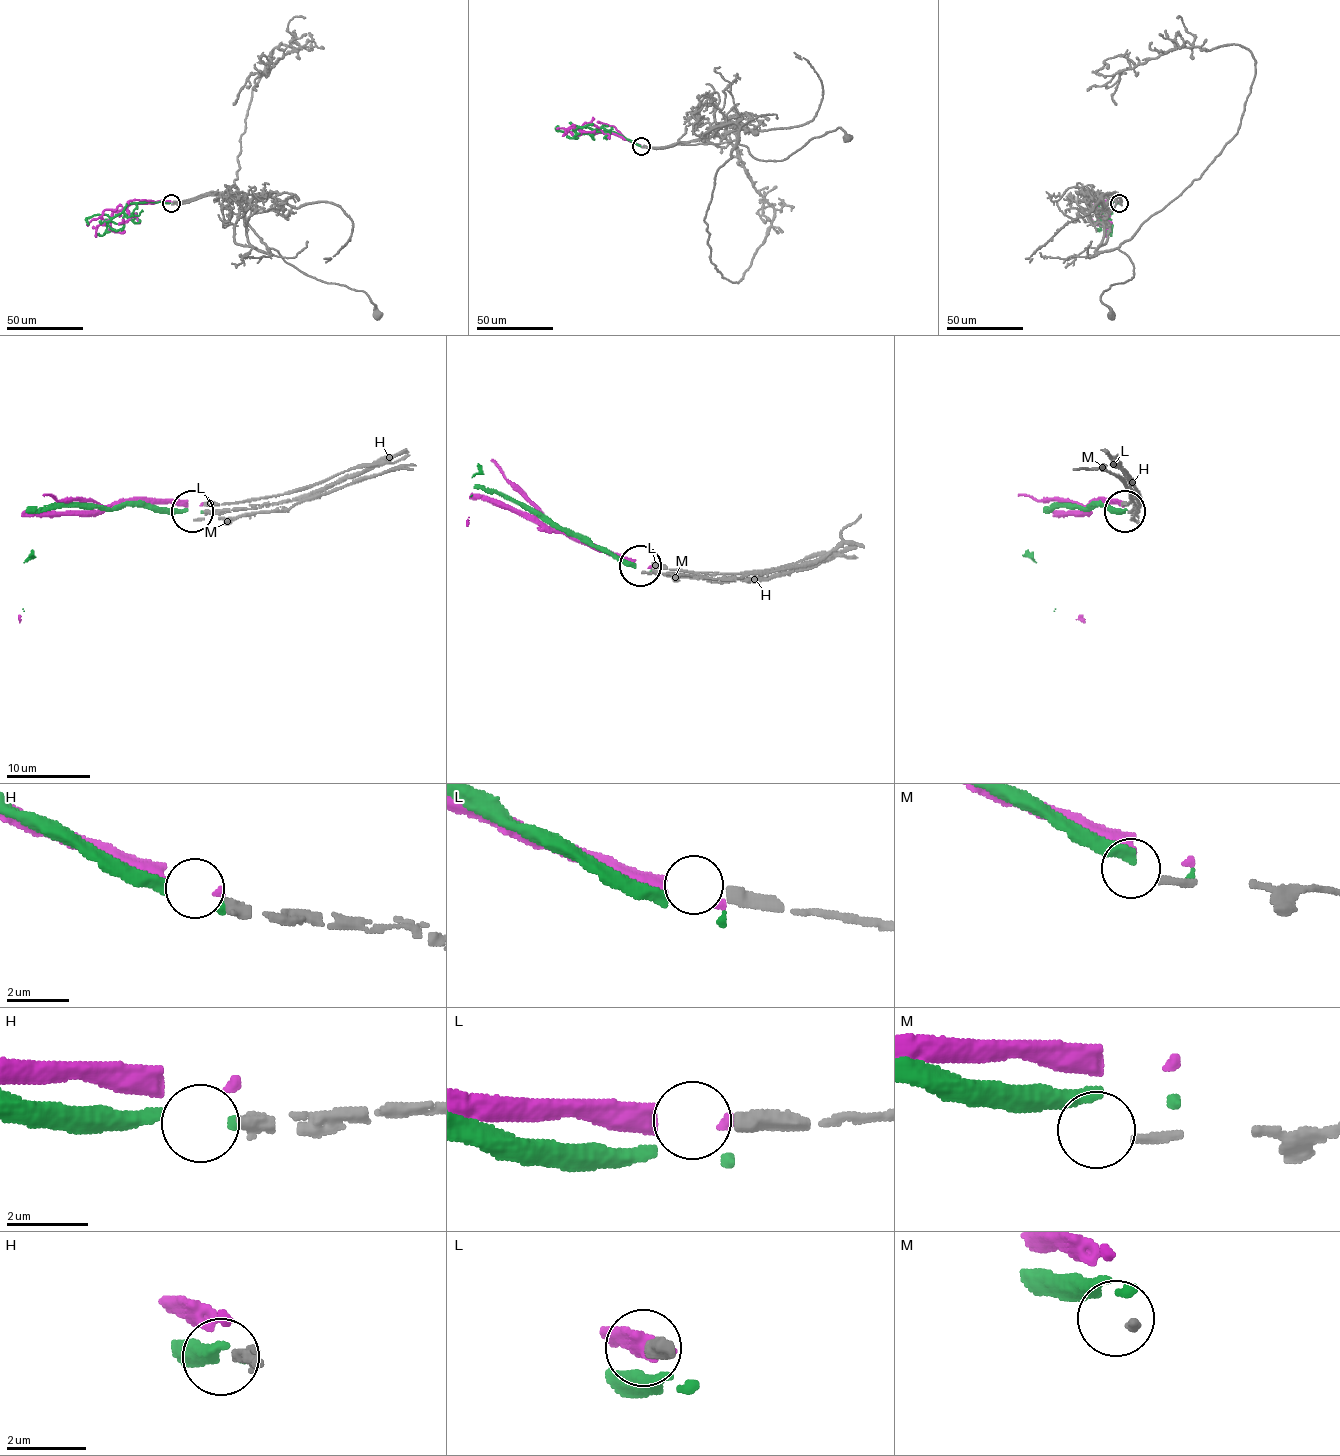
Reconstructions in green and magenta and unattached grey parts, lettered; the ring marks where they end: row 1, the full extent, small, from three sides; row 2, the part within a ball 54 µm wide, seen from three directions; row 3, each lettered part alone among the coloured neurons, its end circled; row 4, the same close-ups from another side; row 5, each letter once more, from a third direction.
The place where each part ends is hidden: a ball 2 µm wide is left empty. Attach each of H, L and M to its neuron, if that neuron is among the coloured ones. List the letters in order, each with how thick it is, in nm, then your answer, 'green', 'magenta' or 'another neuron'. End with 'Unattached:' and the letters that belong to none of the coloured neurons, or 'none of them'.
H: calibre 400 nm; green
L: calibre 440 nm; another neuron
M: calibre 220 nm; another neuron
Unattached: L, M

